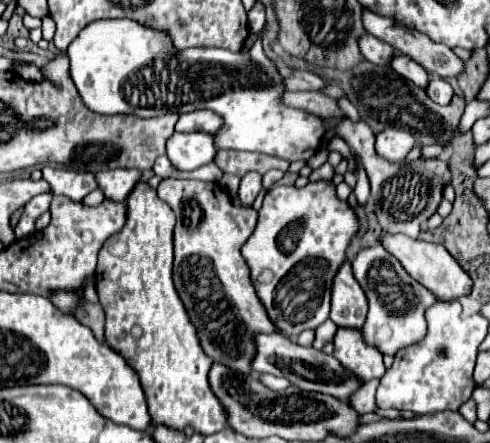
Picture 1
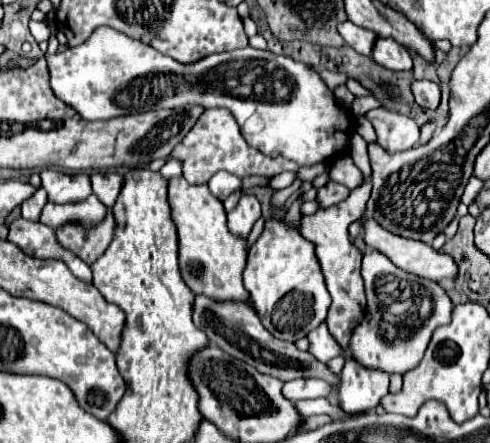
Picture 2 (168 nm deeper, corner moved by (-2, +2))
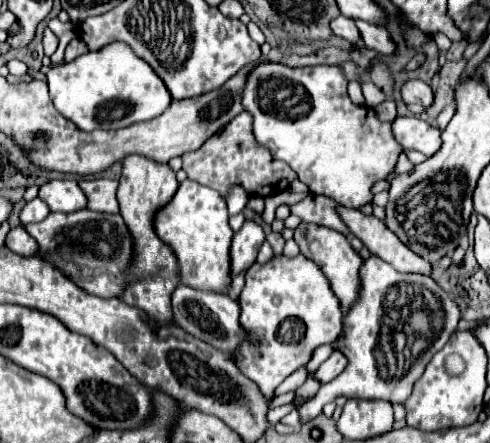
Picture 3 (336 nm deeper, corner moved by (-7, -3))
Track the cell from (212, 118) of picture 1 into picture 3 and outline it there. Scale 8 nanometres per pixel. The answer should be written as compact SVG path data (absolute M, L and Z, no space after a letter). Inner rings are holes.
M240 112L238 116L234 116L220 132L216 132L216 136L210 136L200 146L200 150L186 152L182 156L182 170L188 174L190 180L214 188L222 196L232 184L242 184L252 196L268 196L286 190L292 180L298 178L292 168L288 168L288 164L274 160L264 146L256 144L252 136L252 116L248 112Z

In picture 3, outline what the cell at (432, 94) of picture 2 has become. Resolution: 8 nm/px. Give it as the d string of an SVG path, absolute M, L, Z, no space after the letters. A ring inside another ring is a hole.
M408 80L402 86L402 100L406 104L422 104L424 108L430 108L434 104L434 92L422 80Z

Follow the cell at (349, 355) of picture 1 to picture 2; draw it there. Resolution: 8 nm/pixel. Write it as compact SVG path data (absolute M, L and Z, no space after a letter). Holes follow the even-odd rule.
M349 355L341 373L339 407L349 415L359 415L375 409L389 393L389 377L383 371L367 371Z

